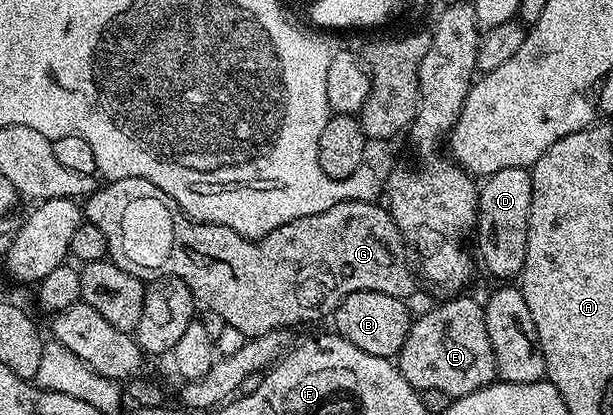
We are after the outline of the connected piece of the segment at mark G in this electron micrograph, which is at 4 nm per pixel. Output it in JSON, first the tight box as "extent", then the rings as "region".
{"extent":[81,178,415,340],"region":[[[140,178],[110,179],[85,199],[81,209],[86,221],[105,232],[107,253],[117,268],[140,280],[181,280],[204,311],[216,313],[224,327],[232,326],[247,340],[334,315],[341,300],[353,296],[353,292],[372,290],[407,300],[415,290],[415,274],[407,263],[408,243],[391,219],[391,211],[375,200],[333,204],[325,212],[301,216],[301,220],[281,224],[281,228],[273,228],[273,232],[257,239],[242,238],[233,228],[212,222],[196,222],[157,184]]]}

